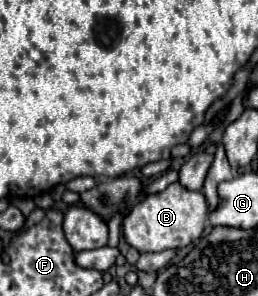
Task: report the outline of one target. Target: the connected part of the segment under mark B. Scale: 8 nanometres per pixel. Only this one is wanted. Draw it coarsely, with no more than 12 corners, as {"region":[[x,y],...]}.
{"region":[[180,183],[148,195],[122,231],[140,253],[190,245],[208,215]]}

